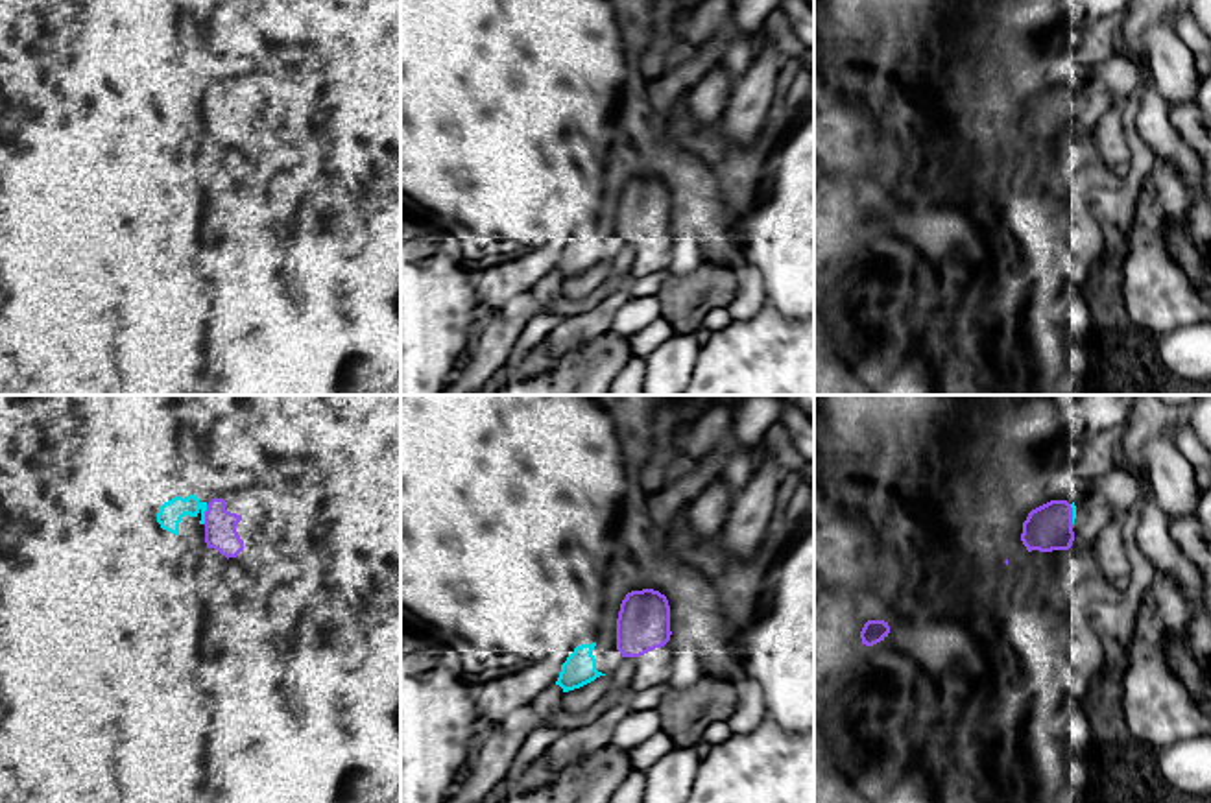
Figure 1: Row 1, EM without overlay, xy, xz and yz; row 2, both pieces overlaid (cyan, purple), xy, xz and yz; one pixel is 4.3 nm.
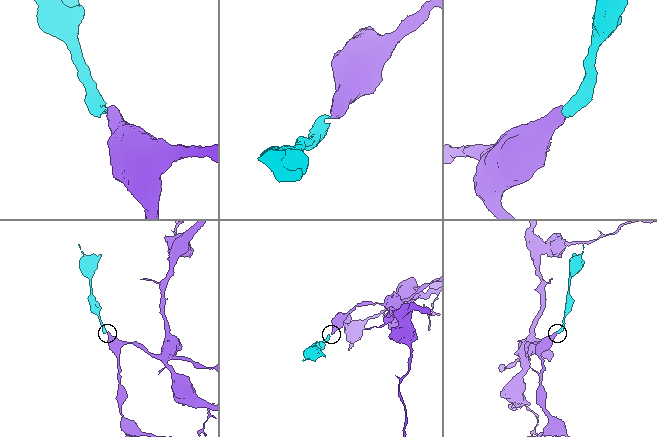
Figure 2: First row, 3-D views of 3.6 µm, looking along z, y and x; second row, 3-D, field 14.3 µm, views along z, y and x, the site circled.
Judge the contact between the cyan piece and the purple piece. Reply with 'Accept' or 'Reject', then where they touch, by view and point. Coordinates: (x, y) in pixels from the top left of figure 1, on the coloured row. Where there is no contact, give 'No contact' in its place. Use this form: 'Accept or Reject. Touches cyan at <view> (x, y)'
Reject. Touches cyan at xy (203, 514)

